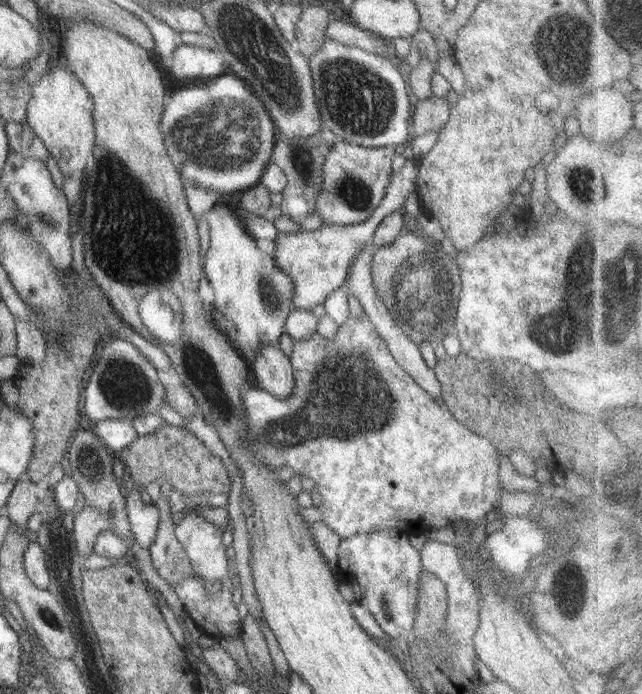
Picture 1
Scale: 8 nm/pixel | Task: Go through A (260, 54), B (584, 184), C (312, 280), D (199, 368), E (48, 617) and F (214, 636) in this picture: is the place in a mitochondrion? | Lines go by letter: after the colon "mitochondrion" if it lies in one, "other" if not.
A: mitochondrion
B: mitochondrion
C: other
D: mitochondrion
E: mitochondrion
F: other

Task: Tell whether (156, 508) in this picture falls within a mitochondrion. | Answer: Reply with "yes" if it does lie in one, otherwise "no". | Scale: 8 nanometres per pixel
no

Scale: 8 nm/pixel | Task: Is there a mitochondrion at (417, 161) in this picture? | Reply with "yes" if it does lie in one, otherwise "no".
no

